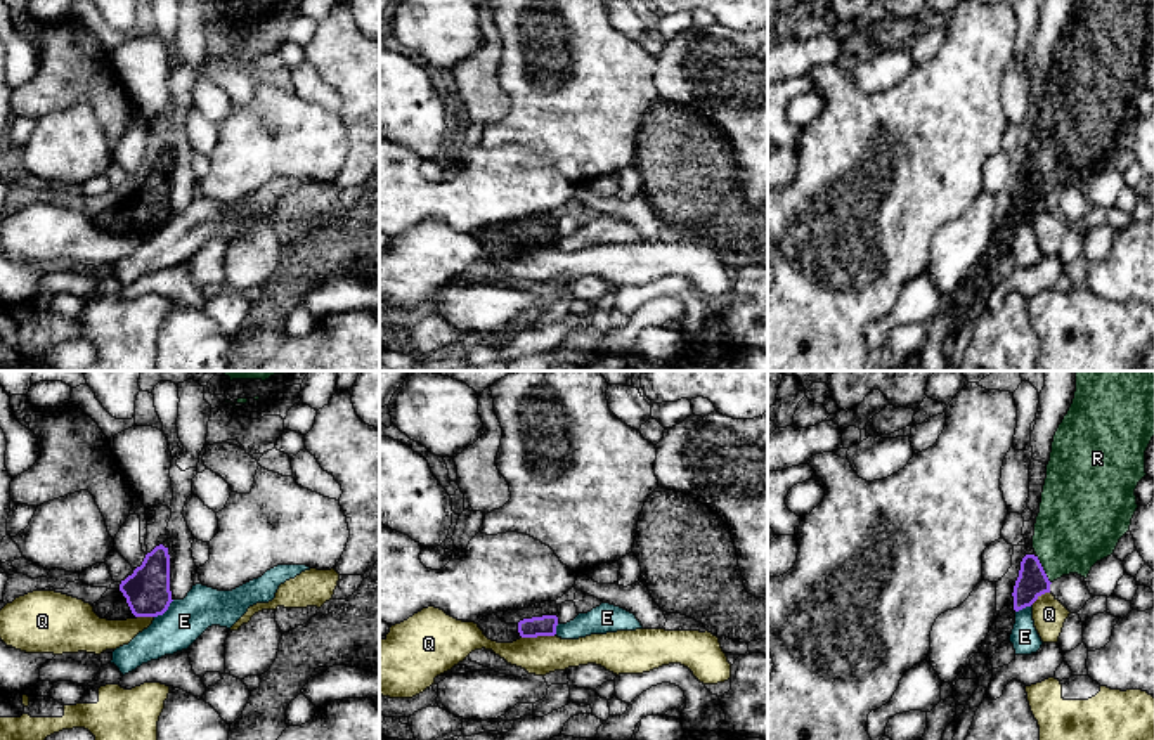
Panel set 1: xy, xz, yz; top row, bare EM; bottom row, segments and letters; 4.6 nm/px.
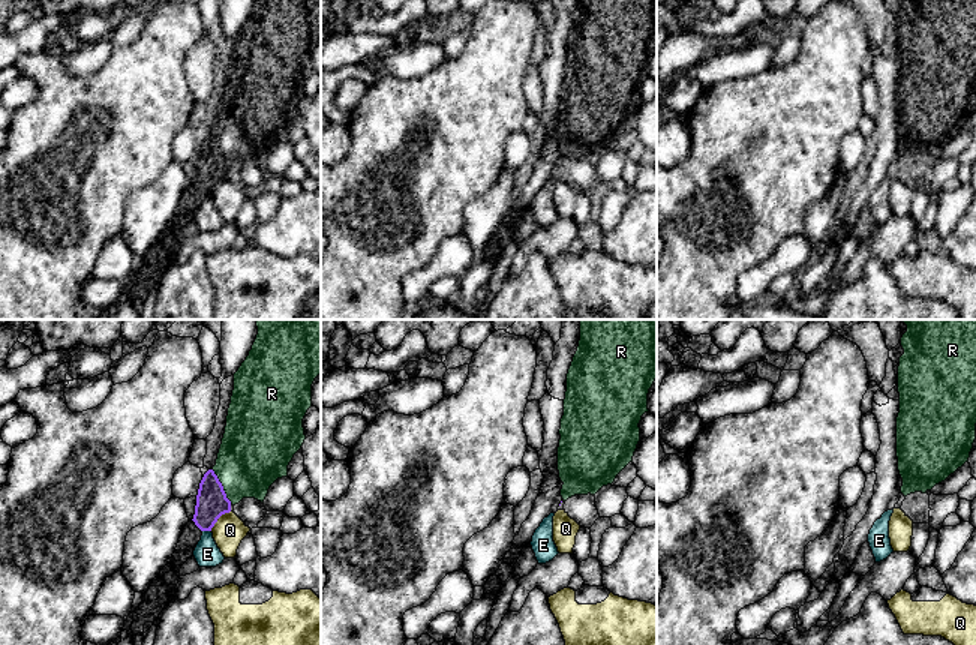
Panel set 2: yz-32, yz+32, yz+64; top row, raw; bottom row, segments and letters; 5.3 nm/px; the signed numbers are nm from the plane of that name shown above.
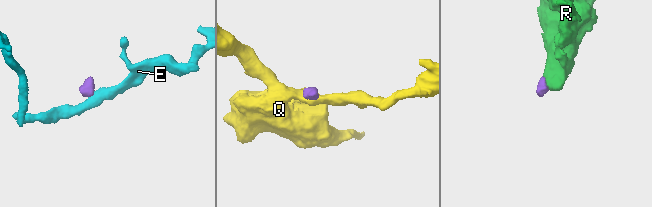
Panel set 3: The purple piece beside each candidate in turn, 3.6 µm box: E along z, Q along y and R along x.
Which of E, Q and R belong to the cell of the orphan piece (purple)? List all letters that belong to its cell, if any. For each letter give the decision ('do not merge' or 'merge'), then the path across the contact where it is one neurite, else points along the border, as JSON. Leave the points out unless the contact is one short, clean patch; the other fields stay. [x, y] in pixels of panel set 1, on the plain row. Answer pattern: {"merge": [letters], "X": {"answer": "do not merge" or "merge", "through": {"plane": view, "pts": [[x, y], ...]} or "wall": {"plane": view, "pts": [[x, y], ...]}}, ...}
{"merge": ["R"], "E": {"answer": "do not merge", "wall": {"plane": "xy", "pts": [[174, 212], [155, 229]]}}, "Q": {"answer": "do not merge", "wall": {"plane": "xz", "pts": [[553, 246], [522, 250]]}}, "R": {"answer": "merge", "through": {"plane": "yz", "pts": [[1031, 194], [1042, 181], [1076, 139]]}}}

